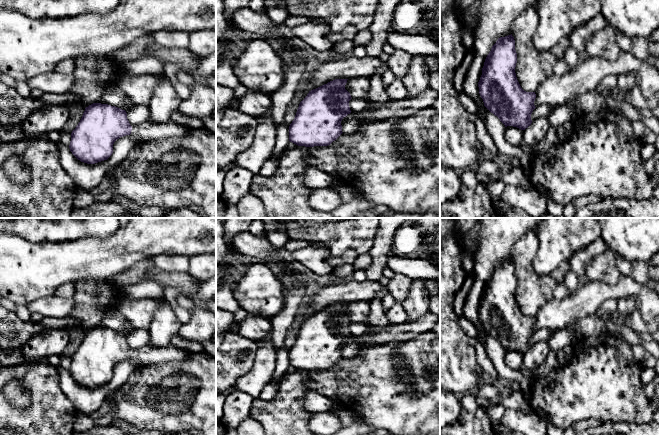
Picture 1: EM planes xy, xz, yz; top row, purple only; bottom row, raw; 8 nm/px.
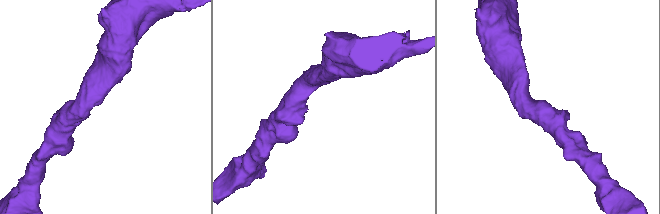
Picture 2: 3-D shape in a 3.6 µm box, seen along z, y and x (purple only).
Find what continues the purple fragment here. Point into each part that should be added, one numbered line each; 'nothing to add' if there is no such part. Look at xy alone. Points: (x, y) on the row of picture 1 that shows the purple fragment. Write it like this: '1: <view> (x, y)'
1: xy (145, 131)

